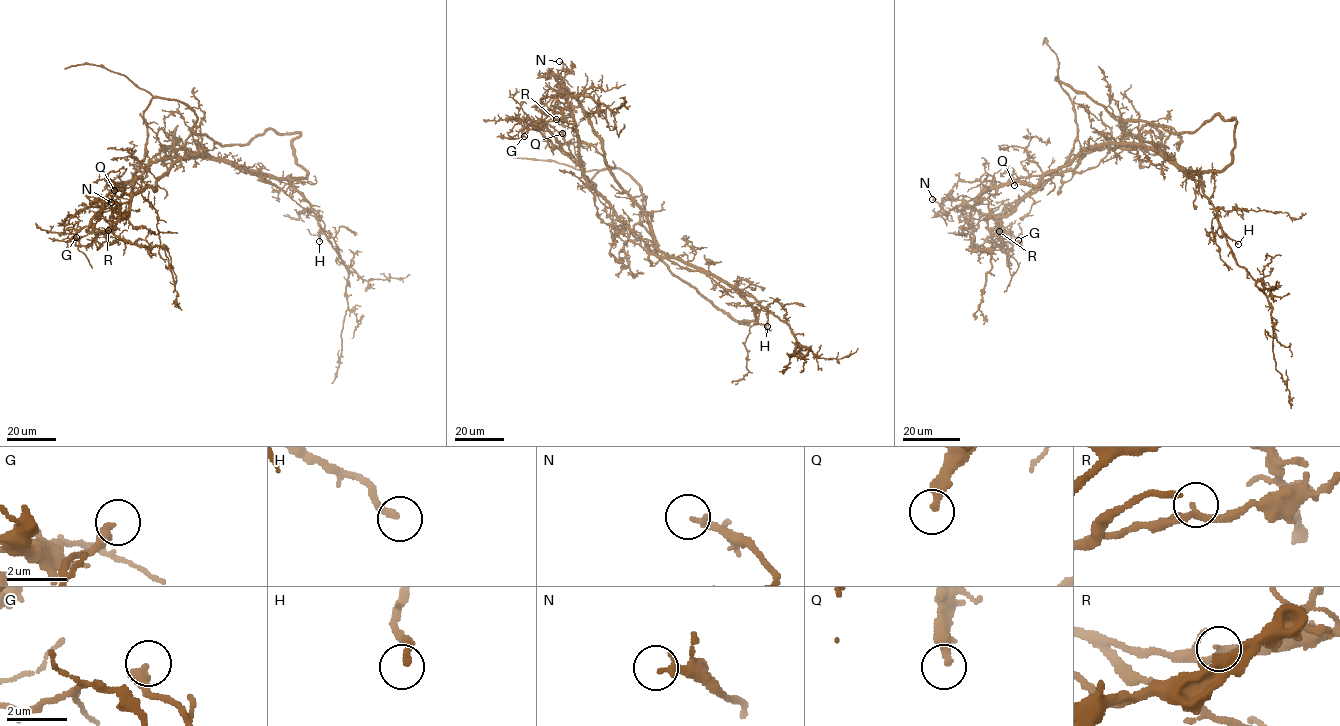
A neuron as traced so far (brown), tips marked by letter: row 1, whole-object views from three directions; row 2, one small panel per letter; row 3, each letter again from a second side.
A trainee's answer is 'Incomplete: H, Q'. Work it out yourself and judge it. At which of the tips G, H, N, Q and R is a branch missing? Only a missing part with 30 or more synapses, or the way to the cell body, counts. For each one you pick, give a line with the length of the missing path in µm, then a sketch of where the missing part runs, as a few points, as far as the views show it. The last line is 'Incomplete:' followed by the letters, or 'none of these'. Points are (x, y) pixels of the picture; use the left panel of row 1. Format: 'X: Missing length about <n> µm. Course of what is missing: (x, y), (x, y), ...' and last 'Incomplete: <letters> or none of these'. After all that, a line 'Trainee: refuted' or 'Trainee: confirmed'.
H: Missing length about 15 µm. Course of what is missing: (319, 241), (326, 247), (335, 230)
Q: Missing length about 15 µm. Course of what is missing: (114, 190), (113, 200), (119, 212), (116, 216)
Incomplete: H, Q
Trainee: confirmed

